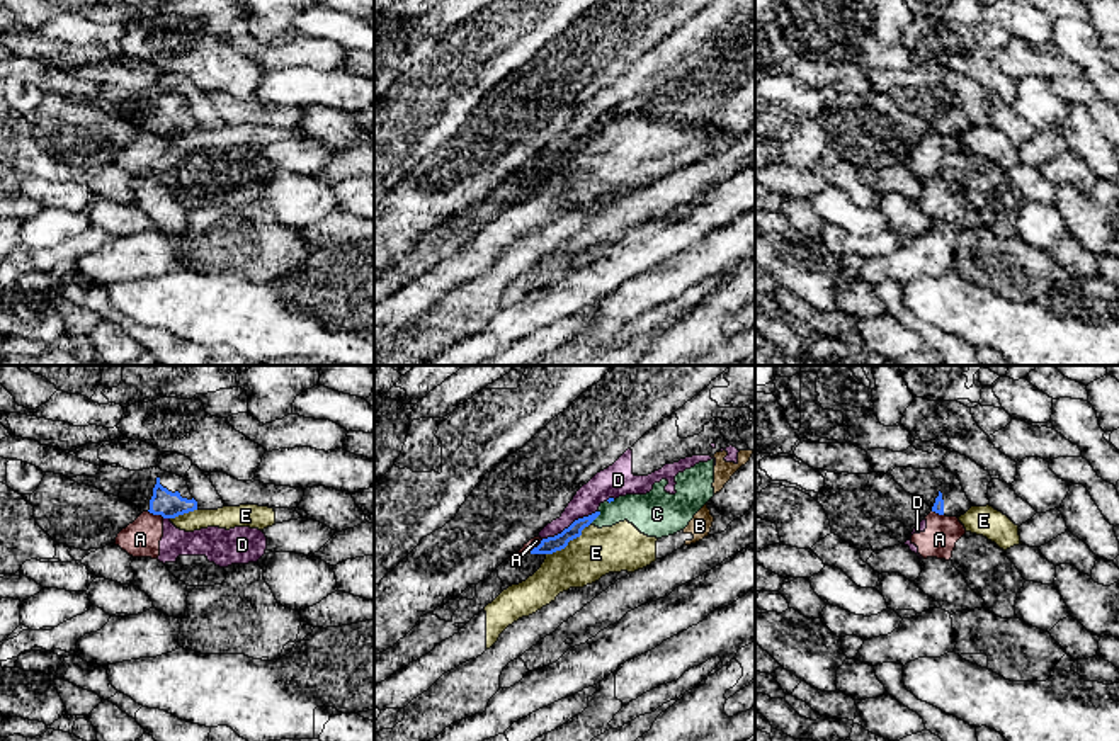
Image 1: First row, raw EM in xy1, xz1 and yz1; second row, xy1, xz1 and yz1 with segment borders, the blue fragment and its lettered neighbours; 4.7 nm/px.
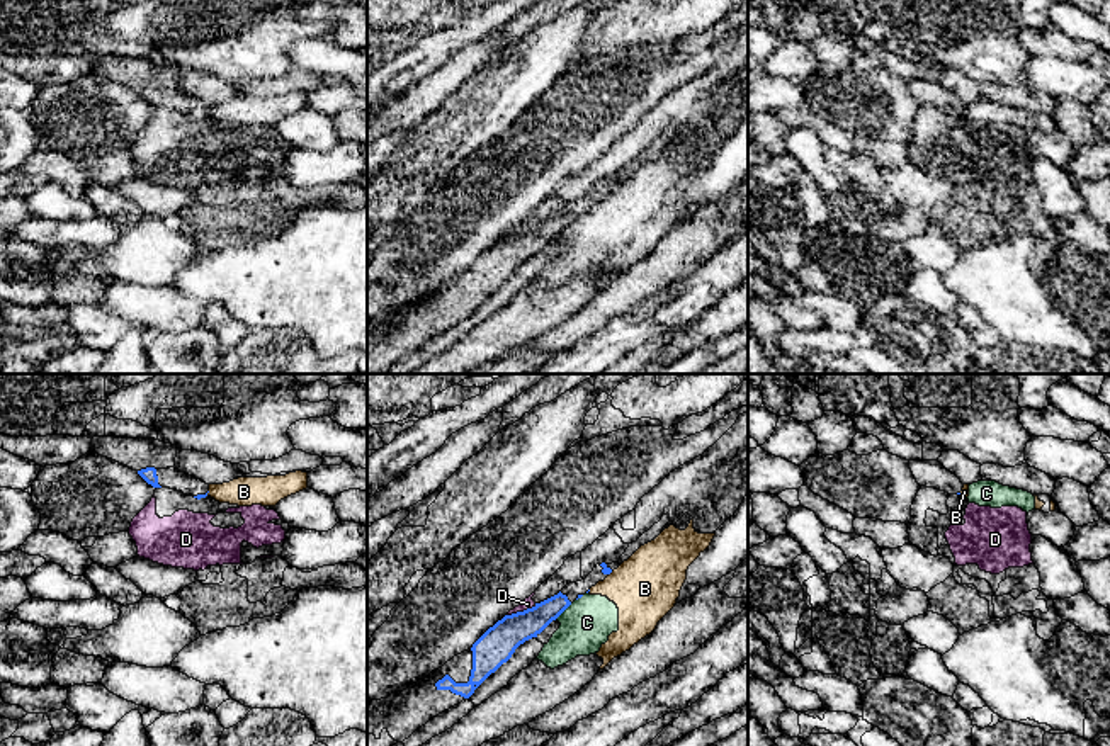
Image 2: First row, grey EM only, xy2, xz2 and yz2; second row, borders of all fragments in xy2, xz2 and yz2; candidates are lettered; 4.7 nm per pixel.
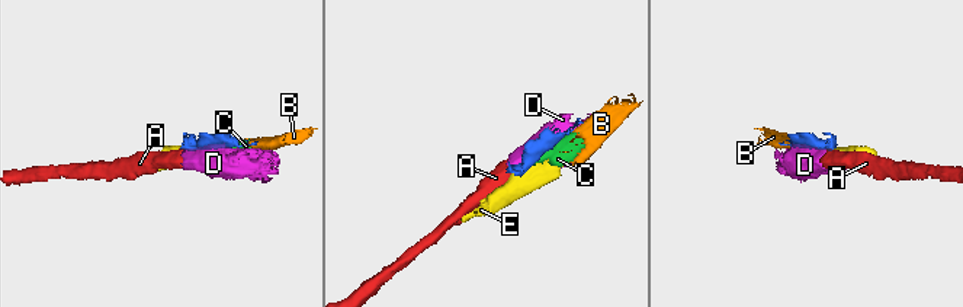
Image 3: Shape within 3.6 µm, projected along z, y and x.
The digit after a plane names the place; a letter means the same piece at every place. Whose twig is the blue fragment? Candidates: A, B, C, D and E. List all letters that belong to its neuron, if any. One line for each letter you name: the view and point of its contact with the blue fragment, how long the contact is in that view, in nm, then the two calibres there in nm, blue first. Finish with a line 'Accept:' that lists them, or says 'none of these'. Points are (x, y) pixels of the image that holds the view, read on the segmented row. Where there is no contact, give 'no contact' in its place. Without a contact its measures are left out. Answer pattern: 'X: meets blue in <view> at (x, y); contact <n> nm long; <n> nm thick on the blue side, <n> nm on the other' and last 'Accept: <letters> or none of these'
Accept: none of these

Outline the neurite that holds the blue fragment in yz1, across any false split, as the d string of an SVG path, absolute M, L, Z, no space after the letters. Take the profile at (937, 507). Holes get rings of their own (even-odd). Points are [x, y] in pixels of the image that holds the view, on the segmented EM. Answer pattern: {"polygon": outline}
{"polygon": "M944 466L935 469L895 467L891 476L906 493L922 498L939 515L961 517L973 506L957 476Z"}

